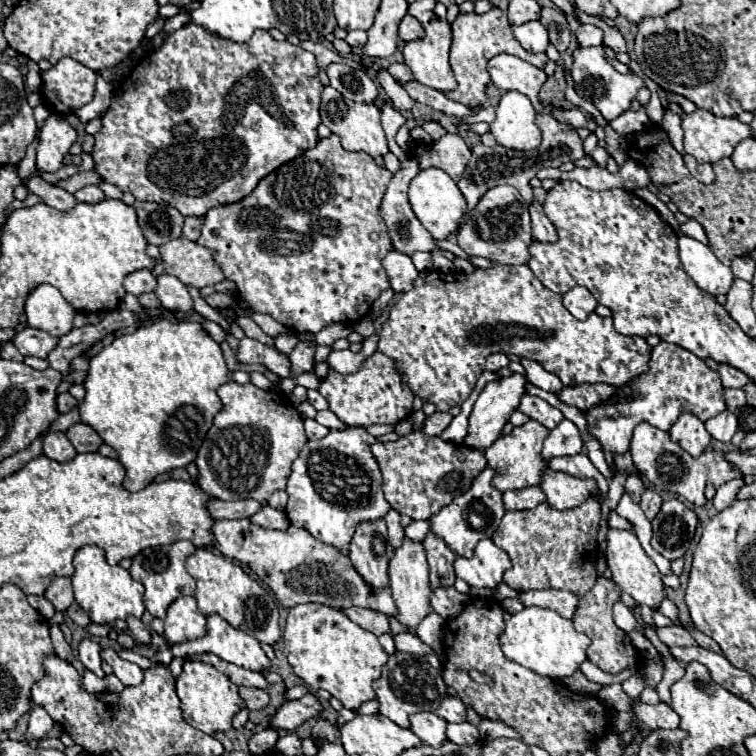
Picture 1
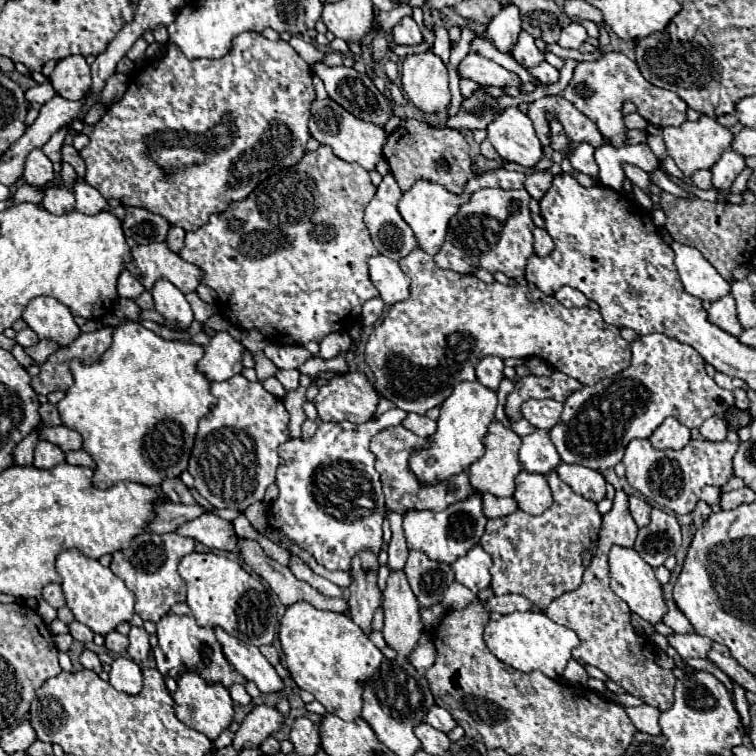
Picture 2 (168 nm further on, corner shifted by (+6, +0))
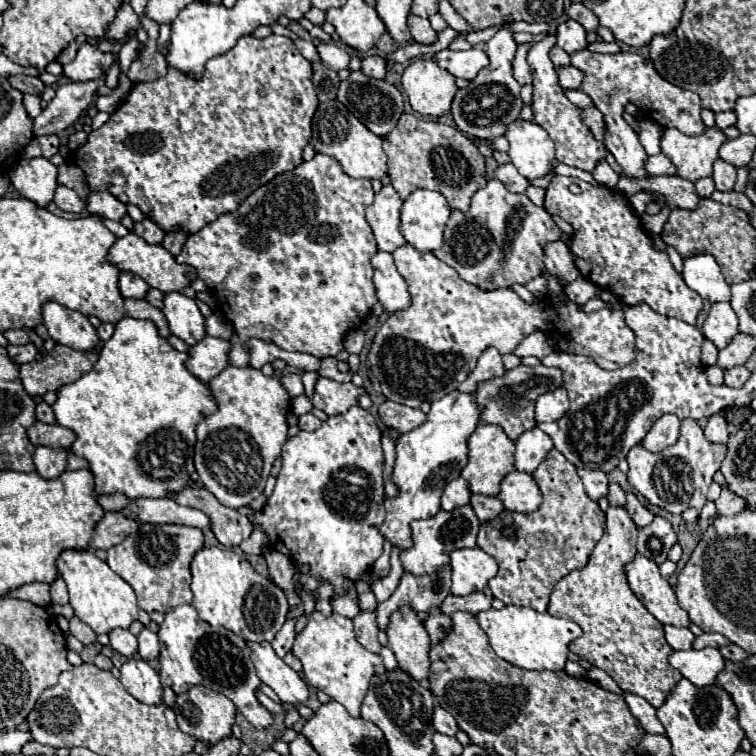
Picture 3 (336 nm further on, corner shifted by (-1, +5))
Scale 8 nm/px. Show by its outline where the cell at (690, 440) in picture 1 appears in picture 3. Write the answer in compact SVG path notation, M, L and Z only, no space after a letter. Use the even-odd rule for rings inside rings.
M664 414L652 424L640 444L650 452L662 452L666 446L672 446L678 440L678 422L680 420L674 414Z

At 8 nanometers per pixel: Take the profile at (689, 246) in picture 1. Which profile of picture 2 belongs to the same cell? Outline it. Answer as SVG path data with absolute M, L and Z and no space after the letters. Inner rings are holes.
M673 241L671 247L675 251L675 267L687 293L711 303L729 295L731 283L725 281L695 247L677 241Z

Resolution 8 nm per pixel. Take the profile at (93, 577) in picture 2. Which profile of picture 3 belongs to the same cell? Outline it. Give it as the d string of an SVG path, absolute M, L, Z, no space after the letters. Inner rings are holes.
M64 550L58 556L56 566L68 586L70 606L74 608L74 614L96 634L108 634L114 628L128 628L134 620L138 620L138 604L132 586L124 582L116 572L112 572L106 562L96 558L94 552Z

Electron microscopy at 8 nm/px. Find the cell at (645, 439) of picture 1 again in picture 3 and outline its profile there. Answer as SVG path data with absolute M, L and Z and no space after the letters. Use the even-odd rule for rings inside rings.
M686 418L684 436L680 436L674 446L668 446L656 454L642 450L642 446L634 446L626 456L630 466L626 476L630 486L640 492L652 506L658 506L670 514L682 514L686 508L702 508L706 504L708 486L712 484L712 476L718 472L724 456L726 446L706 442L698 422Z

